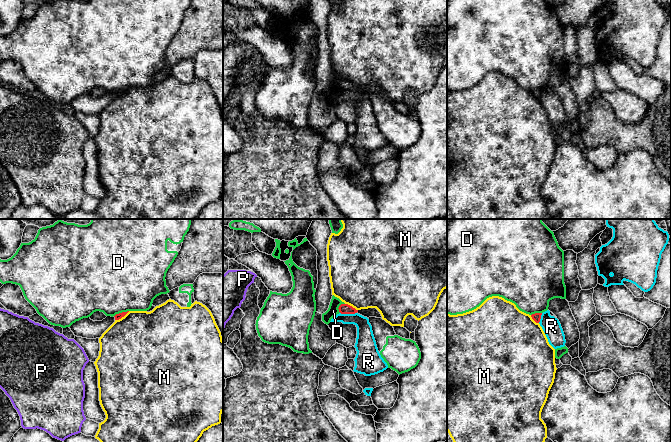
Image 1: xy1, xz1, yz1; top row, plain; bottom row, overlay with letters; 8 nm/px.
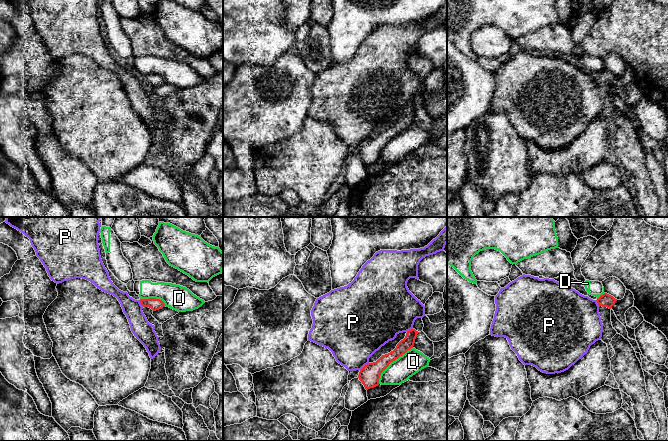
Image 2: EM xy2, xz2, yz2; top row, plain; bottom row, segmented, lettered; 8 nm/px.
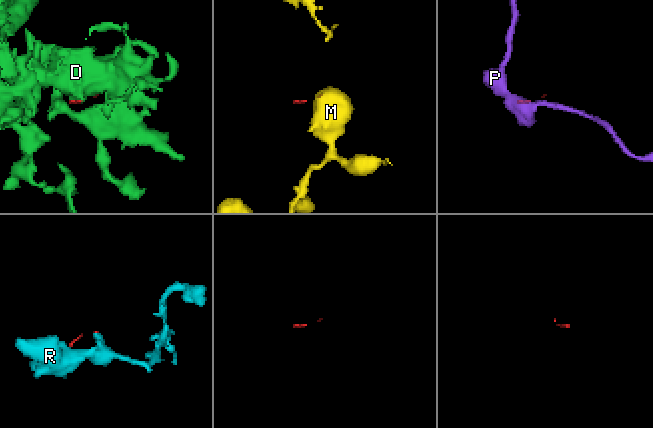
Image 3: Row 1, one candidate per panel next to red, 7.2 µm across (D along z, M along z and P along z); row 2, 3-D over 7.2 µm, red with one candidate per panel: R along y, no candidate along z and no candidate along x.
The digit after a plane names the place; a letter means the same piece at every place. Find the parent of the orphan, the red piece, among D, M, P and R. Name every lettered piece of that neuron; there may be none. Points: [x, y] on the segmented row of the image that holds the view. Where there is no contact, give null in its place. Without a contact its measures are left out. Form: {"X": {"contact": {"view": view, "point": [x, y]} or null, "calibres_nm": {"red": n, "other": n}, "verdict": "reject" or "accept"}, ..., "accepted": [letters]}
{"D": {"contact": {"view": "xz2", "point": [391, 361]}, "calibres_nm": {"red": 170, "other": 190}, "verdict": "reject"}, "M": {"contact": {"view": "xy1", "point": [122, 316]}, "calibres_nm": {"red": 50, "other": 480}, "verdict": "reject"}, "P": {"contact": {"view": "xz2", "point": [364, 366]}, "calibres_nm": {"red": 170, "other": 420}, "verdict": "reject"}, "R": {"contact": {"view": "xz1", "point": [348, 313]}, "calibres_nm": {"red": 80, "other": 150}, "verdict": "reject"}, "accepted": []}

